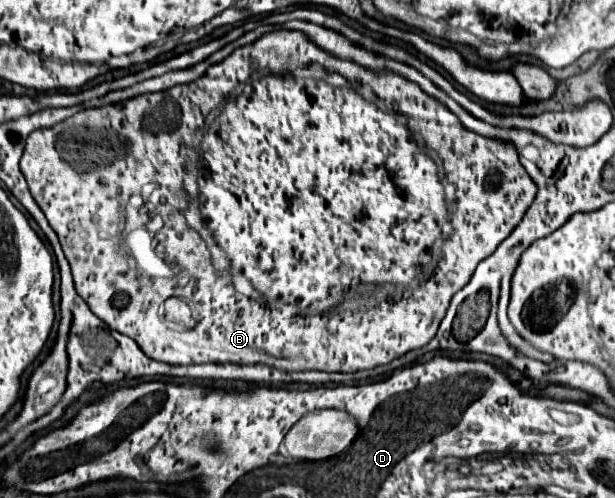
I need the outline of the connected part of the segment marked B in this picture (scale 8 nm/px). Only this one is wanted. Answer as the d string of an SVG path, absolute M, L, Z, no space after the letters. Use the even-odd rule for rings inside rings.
M275 30L275 32L267 32L267 34L263 34L263 36L261 36L261 38L259 38L259 40L255 40L255 42L253 42L253 44L247 44L247 46L241 46L241 48L235 48L235 50L233 50L233 52L231 52L231 54L229 54L229 56L227 56L227 58L225 58L225 60L223 60L223 62L219 62L219 64L213 64L213 66L209 66L209 68L207 68L207 72L205 72L205 74L203 74L203 76L201 76L201 78L197 78L197 80L195 80L195 82L189 82L189 84L179 84L179 86L173 86L173 88L169 88L169 90L163 90L163 92L151 92L151 94L139 94L139 96L133 96L133 98L127 98L127 100L123 100L123 102L117 102L117 104L107 104L107 106L101 106L101 108L87 108L87 110L81 110L81 112L77 112L77 116L71 116L71 118L67 118L67 120L63 120L63 122L59 122L59 124L55 124L55 126L53 126L53 128L43 128L43 130L35 130L35 132L31 132L31 134L29 134L29 138L27 138L27 146L25 146L25 152L23 152L23 156L21 156L21 172L23 172L23 176L25 176L25 180L27 180L27 182L29 182L29 190L31 190L31 194L33 194L33 198L35 198L35 202L37 202L37 204L39 204L39 208L41 208L41 210L43 210L43 214L45 214L45 216L47 216L47 220L49 220L49 224L51 224L51 228L53 228L53 230L55 230L55 232L57 232L57 236L59 236L59 240L61 240L61 246L63 246L63 252L65 252L65 256L67 256L67 260L69 260L69 264L71 264L71 272L73 272L73 280L75 280L75 288L77 288L77 294L79 294L79 296L81 296L81 298L83 298L83 300L85 300L85 302L87 302L87 306L89 306L89 308L91 308L91 312L95 312L95 314L97 314L97 316L99 316L99 318L101 318L101 320L103 320L103 322L105 322L105 324L107 324L107 326L109 326L109 328L113 328L113 330L117 330L117 332L121 332L121 334L125 334L125 336L129 336L129 338L133 338L133 340L135 340L135 342L137 342L137 344L139 344L139 348L141 348L141 350L143 350L143 352L145 352L145 354L147 354L147 356L149 356L149 358L155 358L155 360L159 360L159 362L167 362L167 364L175 364L175 366L189 366L189 364L267 364L267 366L271 366L271 368L277 368L277 370L285 370L285 372L305 372L305 370L323 370L323 372L359 372L359 370L371 370L371 368L377 368L377 366L383 366L383 364L389 364L389 362L393 362L393 360L395 360L395 358L401 358L401 356L405 356L405 354L407 354L407 352L411 352L411 350L419 350L419 348L423 348L423 346L425 346L425 344L429 344L429 342L431 342L431 340L433 340L433 338L435 338L435 334L437 334L437 328L439 328L439 324L441 324L441 320L443 320L443 318L445 318L445 312L447 312L447 308L449 308L449 304L448 304L448 298L449 298L449 302L451 302L451 298L453 298L453 294L455 294L455 292L459 292L459 290L461 290L461 288L463 288L463 286L467 286L467 284L469 284L469 280L471 280L471 276L473 276L473 272L475 272L475 268L477 268L477 264L479 264L479 262L481 262L481 260L485 260L485 258L487 258L487 256L491 256L491 254L493 254L493 252L495 252L495 248L497 248L497 246L499 246L499 244L501 244L501 242L503 242L503 240L505 240L505 238L507 238L507 236L509 236L509 234L511 234L511 232L513 232L513 230L515 230L515 226L517 226L517 224L519 224L519 222L521 222L521 220L523 220L523 216L525 216L525 212L527 212L527 208L529 208L529 206L531 206L531 202L533 202L533 198L535 198L535 196L537 196L537 184L535 184L535 182L533 182L533 178L531 178L531 176L529 176L529 174L527 174L527 170L525 170L525 168L523 168L523 166L521 166L521 162L519 162L519 152L517 152L517 148L515 148L515 144L513 144L513 142L509 142L509 140L497 140L497 138L485 138L485 136L481 136L481 134L477 134L477 132L469 132L469 130L467 130L467 128L465 128L465 126L463 126L463 124L461 124L461 120L459 120L459 118L457 118L457 116L455 116L455 114L453 114L453 112L451 112L451 110L449 110L449 108L447 108L447 106L445 106L445 104L441 104L441 102L439 102L439 100L437 100L437 98L433 98L433 96L429 96L429 94L425 94L425 92L423 92L423 90L421 90L421 88L419 88L419 86L417 86L417 84L415 84L415 82L411 82L411 80L407 80L407 78L403 78L403 76L399 76L399 74L395 74L395 72L391 72L391 70L387 70L387 68L383 68L383 70L379 70L379 72L377 72L377 70L371 70L371 72L369 72L369 70L367 70L367 68L363 68L363 66L359 66L359 64L353 64L353 62L351 62L351 60L343 60L343 58L337 58L337 56L335 56L335 54L331 54L331 52L325 52L325 48L321 48L321 46L317 46L317 44L315 44L315 42L313 42L313 40L309 40L309 36L307 36L307 34L305 34L305 32L293 32L293 30ZM309 62L319 62L319 64L323 64L323 66L325 66L325 68L329 68L329 70L333 70L333 72L339 72L339 74L343 74L343 76L345 76L345 78L349 78L349 80L353 80L353 82L355 82L355 80L357 80L357 82L365 82L365 84L369 84L369 86L371 86L371 88L373 88L373 90L375 90L375 94L377 94L377 96L379 96L379 98L383 98L383 100L385 100L385 102L387 102L387 108L393 108L393 110L395 110L395 112L393 112L393 110L381 110L381 108L379 108L379 106L377 106L377 104L375 104L375 102L369 102L369 100L365 100L365 98L363 98L363 96L361 96L361 94L359 94L359 92L357 92L357 90L355 90L355 88L349 88L349 90L341 90L341 88L335 88L335 86L331 86L331 84L327 84L327 82L325 82L325 80L321 80L321 78L299 78L299 76L293 76L293 74L285 74L285 76L277 76L277 74L267 74L267 76L257 76L257 78L251 78L251 82L247 82L247 84L245 84L245 86L243 86L243 92L241 92L241 94L239 94L239 96L237 96L237 98L231 98L231 100L229 100L229 102L225 102L225 96L229 96L229 92L233 92L233 88L235 88L235 86L237 86L237 80L241 80L241 82L245 82L245 80L247 80L247 78L249 78L249 76L251 76L251 70L257 70L257 68L259 68L259 70L261 70L261 72L291 72L291 70L295 70L295 68L299 68L299 66L303 66L303 64L309 64ZM223 102L225 102L225 106L223 106L223 112L221 112L221 114L219 114L219 116L215 116L215 120L213 120L213 122L211 122L211 124L209 124L209 128L207 128L207 132L205 132L205 134L203 134L203 133L204 133L204 129L205 129L205 124L204 124L204 123L205 123L205 120L206 120L206 116L207 116L207 114L209 114L209 112L211 112L211 110L214 110L214 109L215 109L215 108L216 108L216 107L218 107L218 106L220 106L220 105L221 105L221 104L222 104L222 103L223 103ZM181 126L187 126L187 128L189 128L189 132L193 132L193 130L195 130L195 131L194 131L194 132L193 132L193 133L192 133L192 134L188 134L188 135L186 135L186 136L185 136L185 138L184 138L184 140L183 140L183 144L182 144L182 146L181 146L181 141L180 141L180 139L181 139L181 138L180 138L180 136L181 136L181 134L179 134L179 133L178 133L178 131L177 131L177 130L179 130L179 128L181 128ZM411 128L413 128L413 132L417 132L417 136L421 136L421 140L423 140L423 142L425 142L425 144L427 144L427 146L429 146L429 148L435 148L435 150L437 150L437 154L439 154L439 156L441 156L441 160L443 160L443 166L445 166L445 174L447 174L447 180L449 180L449 182L453 182L453 184L455 184L455 186L457 186L457 202L455 202L455 204L453 204L453 210L451 210L451 212L453 212L453 220L451 220L451 222L453 222L453 232L451 232L451 236L449 236L449 240L447 240L447 244L445 244L445 260L443 260L443 262L441 262L441 264L439 264L439 268L437 268L437 270L435 270L435 274L433 274L433 278L431 278L431 280L433 280L433 282L425 282L425 284L421 284L421 286L417 286L417 288L413 288L413 290L407 290L407 292L405 292L405 298L403 298L403 300L401 300L401 302L397 302L397 304L381 304L381 306L379 306L379 308L377 308L377 306L359 306L359 310L355 310L355 308L353 308L353 310L351 310L351 308L349 308L349 304L347 304L347 306L345 306L345 308L343 308L343 300L347 300L347 298L349 298L349 300L351 300L351 298L355 298L355 296L361 296L361 298L373 298L373 300L375 300L375 296L373 296L373 286L381 286L381 284L389 284L389 286L391 286L391 288L399 288L399 290L405 290L405 288L407 288L407 286L411 286L411 284L419 284L419 282L421 282L421 280L423 280L423 266L425 266L425 264L429 264L429 262L431 262L431 258L433 258L433 256L431 256L431 252L429 252L429 250L431 250L431 246L433 246L433 244L435 244L435 242L437 242L437 240L439 240L439 238L441 238L441 236L443 236L443 234L441 234L441 226L443 226L443 224L447 224L447 222L449 222L449 206L447 206L447 200L445 200L445 190L443 190L443 182L441 182L441 178L439 178L439 166L437 166L437 164L435 164L435 158L433 158L433 156L431 156L431 154L429 154L429 152L427 152L427 150L425 150L425 146L421 146L421 144L417 144L417 140L415 140L415 136L413 136L413 132L411 132ZM185 190L186 190L186 191L187 191L187 192L188 192L188 193L189 193L189 194L191 194L191 195L192 195L192 196L193 196L193 197L197 197L197 196L198 196L198 195L199 195L199 212L201 212L201 222L203 222L203 230L201 230L201 232L199 232L199 234L200 234L200 236L201 236L201 237L202 237L202 238L201 238L201 237L200 237L200 236L199 236L199 235L198 235L198 234L197 234L197 231L196 231L196 230L193 230L193 229L192 229L192 228L189 228L189 227L188 227L188 226L187 226L187 223L186 223L186 219L185 219L185 216L184 216L184 214L183 214L183 213L182 213L182 212L181 212L181 210L180 210L180 207L187 207L187 206L188 206L188 205L189 205L189 201L188 201L188 199L186 199L186 198L188 198L188 194L187 194L187 192L186 192L186 191L185 191ZM142 191L144 191L144 192L143 192L143 193L146 193L146 192L147 192L147 193L146 193L146 201L152 201L152 205L155 205L155 206L154 206L154 207L155 207L155 208L154 208L154 209L153 209L153 210L151 210L151 211L148 211L148 209L146 209L146 206L145 206L145 205L143 205L143 206L139 206L139 207L138 207L138 206L136 206L136 204L135 204L135 201L137 201L137 200L136 200L136 199L137 199L137 198L135 198L135 196L137 196L137 195L135 195L135 194L140 194L140 195L139 195L139 196L140 196L140 198L141 198L141 197L142 197L142 200L140 200L140 201L143 201L143 196L142 196ZM158 207L161 207L161 209L165 209L165 211L162 211L162 212L163 212L163 219L164 219L164 226L163 226L163 228L162 228L162 229L161 229L161 230L160 230L160 231L159 231L159 232L158 232L158 233L157 233L157 234L156 234L156 236L155 236L155 238L154 238L154 239L156 239L156 240L155 240L155 241L156 241L156 242L155 242L155 247L156 247L156 248L155 248L155 252L153 252L153 255L154 255L154 253L155 253L155 255L156 255L156 253L157 253L157 254L158 254L158 255L164 255L164 254L165 254L165 255L167 255L167 256L144 256L144 241L143 241L143 239L144 239L144 229L137 229L137 230L135 230L135 231L132 231L132 232L131 232L131 233L130 233L130 234L128 234L128 235L127 235L127 236L126 236L126 237L124 237L124 238L123 238L123 232L124 232L124 229L125 229L125 227L127 227L127 225L126 225L126 224L128 224L128 223L130 223L130 224L132 224L132 223L134 223L134 220L133 220L133 219L132 219L132 220L131 220L131 221L129 221L129 220L127 220L127 221L126 221L126 215L150 215L150 217L151 217L151 216L152 216L152 213L154 213L154 212L156 212L156 208L158 208ZM207 238L211 238L211 240L212 240L212 238L215 238L215 242L217 242L217 244L219 244L219 248L221 248L221 250L223 250L223 252L225 252L225 254L227 254L227 258L229 258L229 260L231 260L231 263L230 263L230 268L231 268L231 272L233 272L233 274L234 274L234 275L233 275L233 279L234 279L234 282L235 282L235 283L233 283L233 284L232 284L232 276L231 276L231 274L230 274L230 273L229 273L229 271L227 271L227 270L223 270L223 271L222 271L222 274L221 274L221 275L219 275L219 274L218 274L218 273L217 273L217 271L216 271L216 270L215 270L215 268L214 268L214 267L213 267L213 265L212 265L212 263L211 263L211 260L210 260L210 252L209 252L209 250L208 250L208 249L207 249L207 246L206 246L206 244L207 244L207 242L209 242L209 240L207 240ZM164 259L165 259L165 260L167 260L167 259L171 259L171 261L172 261L172 260L174 260L174 262L175 262L175 263L174 263L174 262L173 262L173 263L171 263L171 265L172 265L172 266L173 266L173 267L174 267L174 268L175 268L175 272L176 272L176 275L175 275L175 276L174 276L174 277L173 277L173 279L166 279L166 278L159 278L159 279L155 279L155 280L149 280L149 278L150 278L150 277L151 277L151 278L153 278L153 267L164 267ZM185 276L186 276L186 277L187 277L187 278L189 278L189 284L181 284L181 280L182 280L182 279L183 279L183 277L185 277ZM273 296L277 296L277 300L285 300L285 304L283 304L283 306L281 306L281 304L273 304Z

